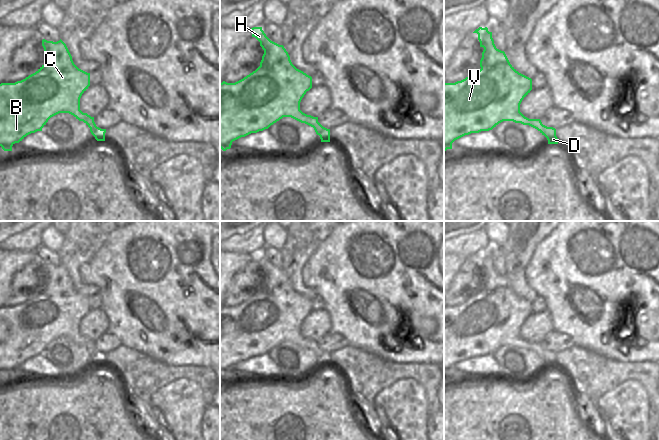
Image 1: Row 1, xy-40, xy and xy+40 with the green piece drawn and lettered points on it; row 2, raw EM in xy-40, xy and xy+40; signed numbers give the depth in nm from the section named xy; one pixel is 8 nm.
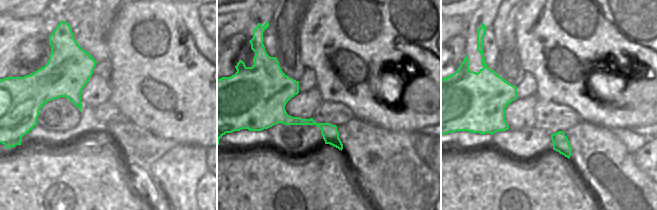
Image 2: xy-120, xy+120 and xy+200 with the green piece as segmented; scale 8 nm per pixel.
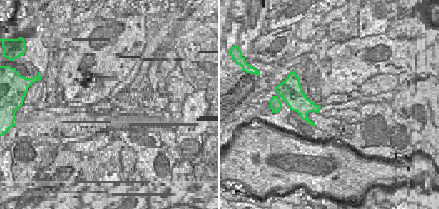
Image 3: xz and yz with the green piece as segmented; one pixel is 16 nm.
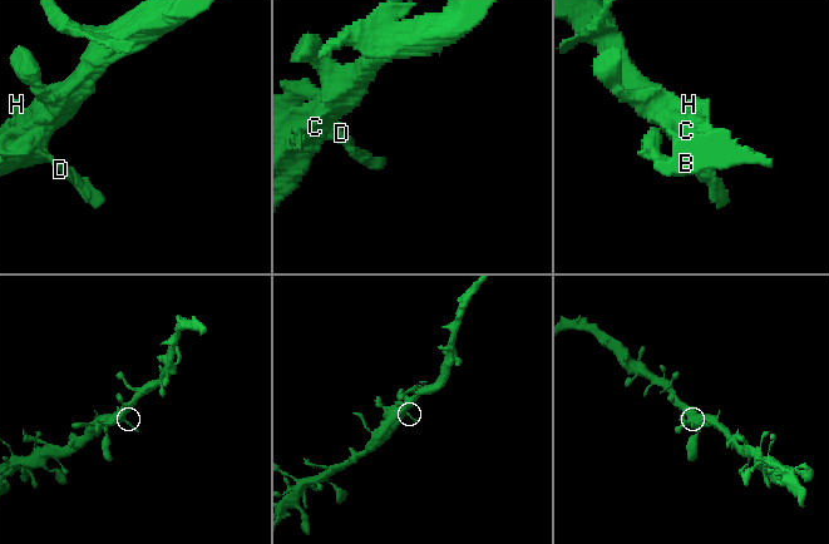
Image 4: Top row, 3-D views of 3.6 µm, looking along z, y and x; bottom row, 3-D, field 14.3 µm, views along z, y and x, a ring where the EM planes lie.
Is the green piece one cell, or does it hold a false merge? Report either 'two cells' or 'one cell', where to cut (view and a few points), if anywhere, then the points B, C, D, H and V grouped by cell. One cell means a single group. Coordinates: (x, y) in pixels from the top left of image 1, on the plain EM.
one cell; cut none; groups B C D H V

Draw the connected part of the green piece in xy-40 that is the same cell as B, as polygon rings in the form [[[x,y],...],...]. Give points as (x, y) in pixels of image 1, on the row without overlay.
[[[42,264],[46,286],[33,298],[15,307],[0,308],[0,370],[12,375],[15,367],[27,359],[42,355],[48,344],[59,338],[69,337],[83,345],[97,365],[105,365],[106,353],[96,350],[94,341],[80,334],[80,322],[90,310],[90,297],[79,293],[73,286],[66,268]]]

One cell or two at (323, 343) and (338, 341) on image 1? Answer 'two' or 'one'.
one

